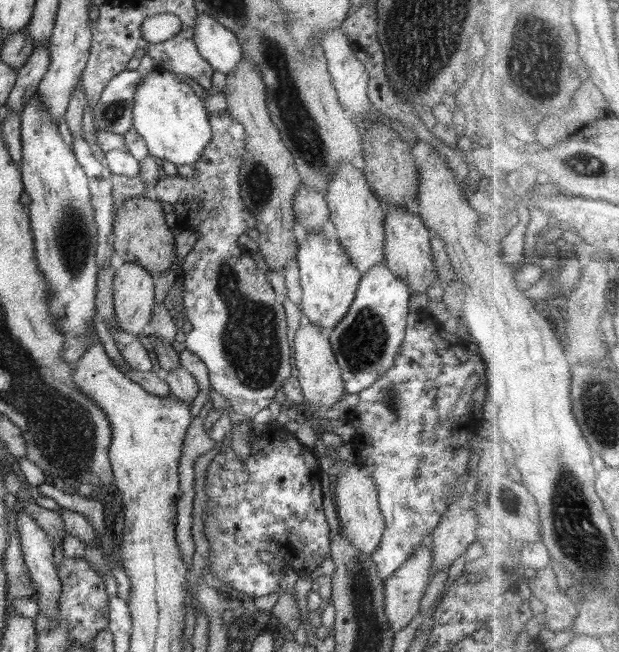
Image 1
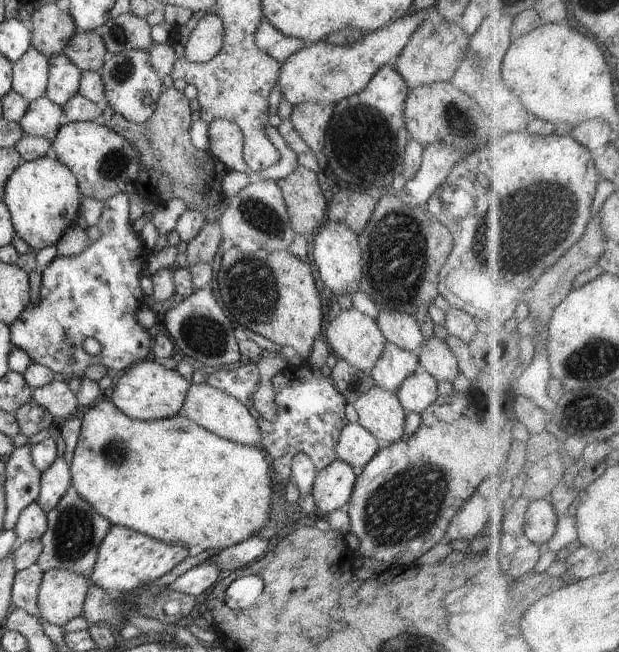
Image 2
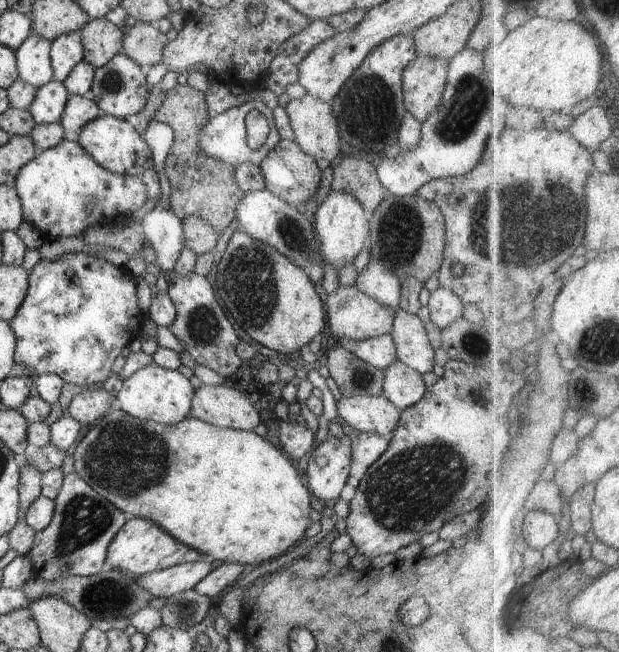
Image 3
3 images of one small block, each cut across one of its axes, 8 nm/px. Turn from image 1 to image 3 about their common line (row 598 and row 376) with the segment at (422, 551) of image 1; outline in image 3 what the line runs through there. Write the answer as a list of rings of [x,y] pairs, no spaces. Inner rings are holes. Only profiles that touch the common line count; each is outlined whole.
[[[398,359],[384,369],[383,395],[400,410],[416,404],[426,387],[422,375]]]

